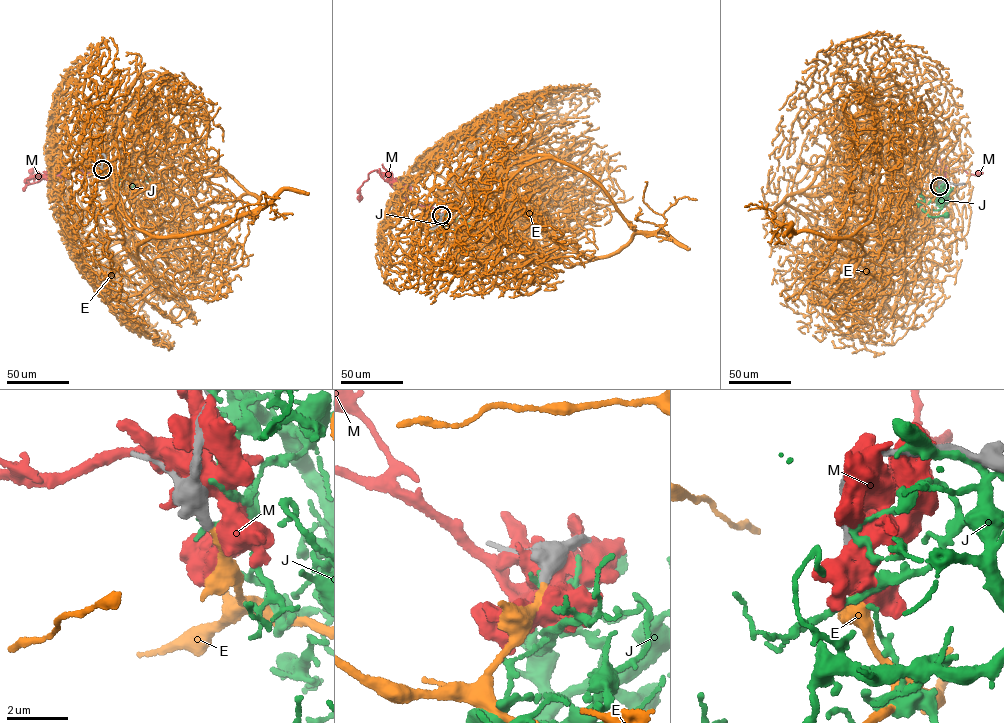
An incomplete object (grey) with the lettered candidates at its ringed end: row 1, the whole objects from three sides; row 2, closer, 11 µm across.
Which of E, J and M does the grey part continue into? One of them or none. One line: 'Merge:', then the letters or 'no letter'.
Merge: E

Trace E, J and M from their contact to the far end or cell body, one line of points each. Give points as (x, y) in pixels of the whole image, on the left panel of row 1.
E: (102, 169), (128, 228), (162, 238), (260, 207), (232, 176), (153, 169), (140, 113), (125, 140), (116, 118)
J: (102, 168), (109, 171), (124, 188), (150, 180), (142, 175)
M: (102, 169), (98, 166), (87, 167), (47, 175), (27, 184), (23, 190), (24, 181), (33, 173), (33, 168)

